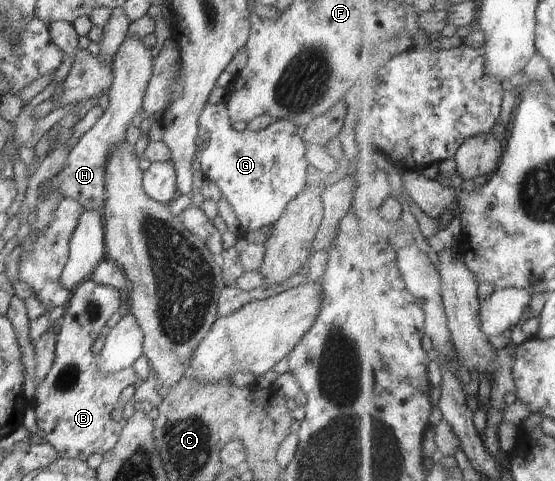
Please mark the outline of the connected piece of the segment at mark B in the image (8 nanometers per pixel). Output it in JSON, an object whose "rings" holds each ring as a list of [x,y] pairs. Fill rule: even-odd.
{"rings":[[[85,278],[72,290],[71,300],[58,322],[53,366],[51,366],[49,374],[43,378],[43,382],[36,387],[32,403],[37,428],[40,430],[40,434],[35,435],[35,438],[40,442],[48,442],[61,458],[86,462],[93,454],[109,452],[119,440],[123,423],[112,420],[111,412],[118,407],[122,393],[134,385],[138,378],[133,367],[113,372],[113,374],[99,372],[99,355],[93,355],[91,347],[100,336],[101,330],[107,324],[110,316],[119,310],[120,304],[120,293],[115,288],[96,283],[91,278]]]}

